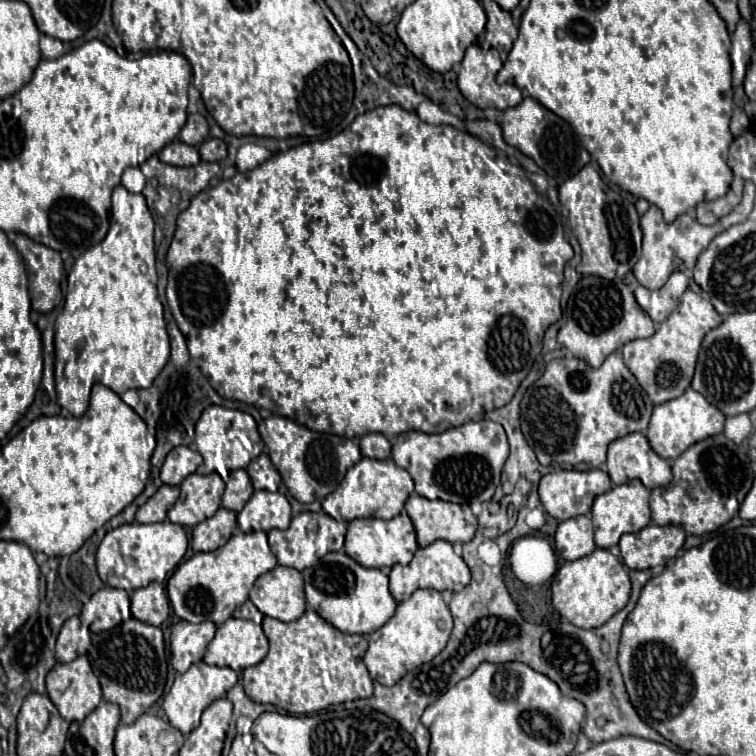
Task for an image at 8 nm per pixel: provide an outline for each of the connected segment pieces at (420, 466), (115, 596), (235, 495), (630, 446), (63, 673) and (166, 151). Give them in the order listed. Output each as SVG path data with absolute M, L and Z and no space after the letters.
M468 421L434 435L420 431L402 433L392 445L392 457L396 465L410 473L420 497L450 503L470 503L476 499L484 503L492 499L494 489L500 483L500 473L508 459L508 441L500 423Z
M104 587L96 591L82 607L80 621L90 631L106 631L120 625L131 617L130 599L126 591Z
M236 469L230 473L230 479L226 483L226 491L222 495L222 507L238 513L246 505L252 493L254 489L252 489L248 473L244 469Z
M628 433L612 441L606 465L614 485L640 479L648 489L654 489L672 481L670 463L652 451L644 433Z
M84 655L56 665L46 675L46 691L68 723L82 721L102 699L100 683Z
M174 139L172 143L168 143L160 151L158 157L160 157L162 163L176 165L176 167L188 167L188 165L198 165L200 163L198 149L192 147L192 145L184 145L180 139Z

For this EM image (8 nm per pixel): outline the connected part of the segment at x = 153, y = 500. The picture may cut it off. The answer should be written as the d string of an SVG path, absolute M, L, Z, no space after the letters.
M162 485L138 511L136 521L138 523L160 523L166 519L168 509L176 503L176 497L180 495L178 487Z

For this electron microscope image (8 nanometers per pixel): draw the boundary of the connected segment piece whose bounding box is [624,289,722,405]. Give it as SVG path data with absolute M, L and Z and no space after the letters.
M688 289L680 297L678 307L672 311L672 315L664 323L658 325L652 337L636 339L624 345L624 363L628 365L632 375L638 379L640 387L648 393L654 405L676 399L690 387L700 343L704 335L720 323L722 323L722 317L716 313L712 303Z

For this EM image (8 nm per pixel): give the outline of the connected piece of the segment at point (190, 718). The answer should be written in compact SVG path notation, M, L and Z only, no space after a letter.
M198 661L198 663L192 665L186 673L182 673L182 675L176 677L172 689L170 689L168 695L164 697L162 707L164 707L164 711L166 711L168 719L170 719L170 723L172 723L176 729L180 729L184 735L188 735L190 731L194 731L194 729L200 725L200 715L202 715L202 711L204 711L210 703L214 703L216 699L224 697L224 695L236 685L236 681L238 681L238 675L236 675L232 669L228 669L228 667L210 667L210 665L206 665L204 661Z

